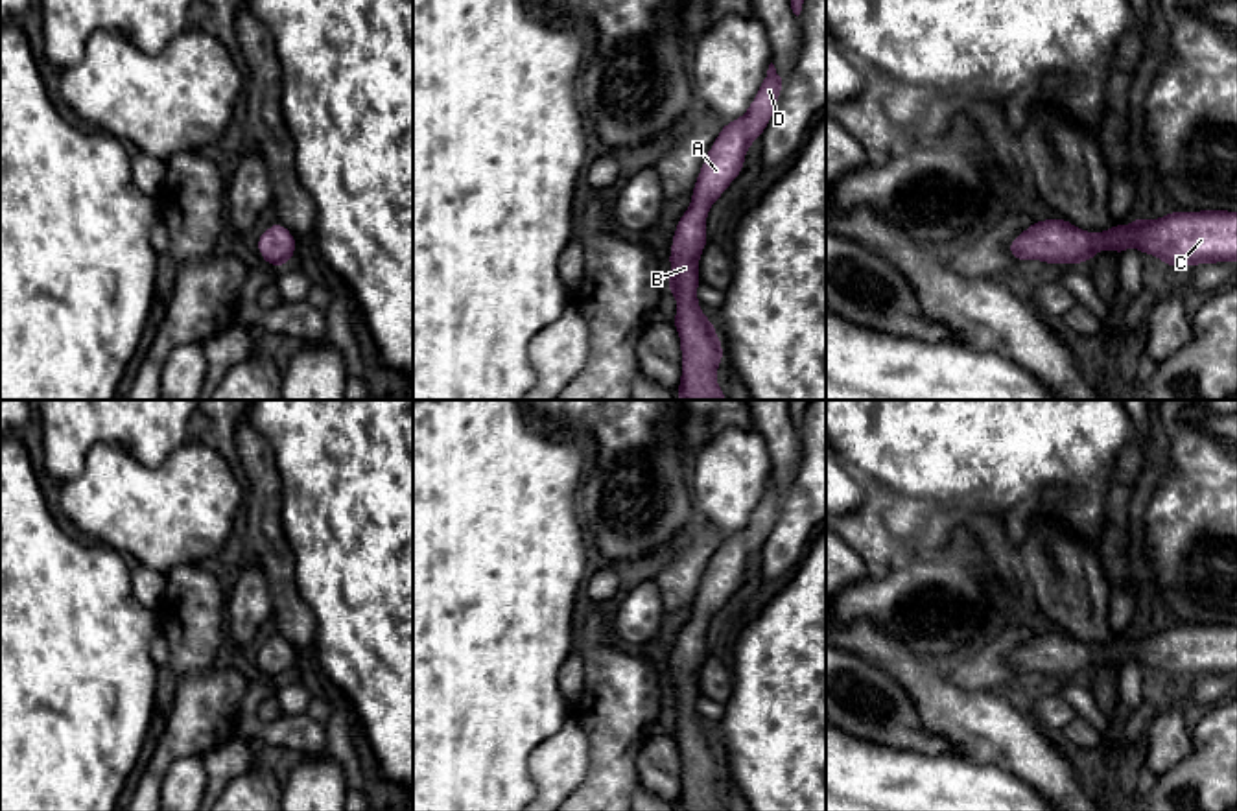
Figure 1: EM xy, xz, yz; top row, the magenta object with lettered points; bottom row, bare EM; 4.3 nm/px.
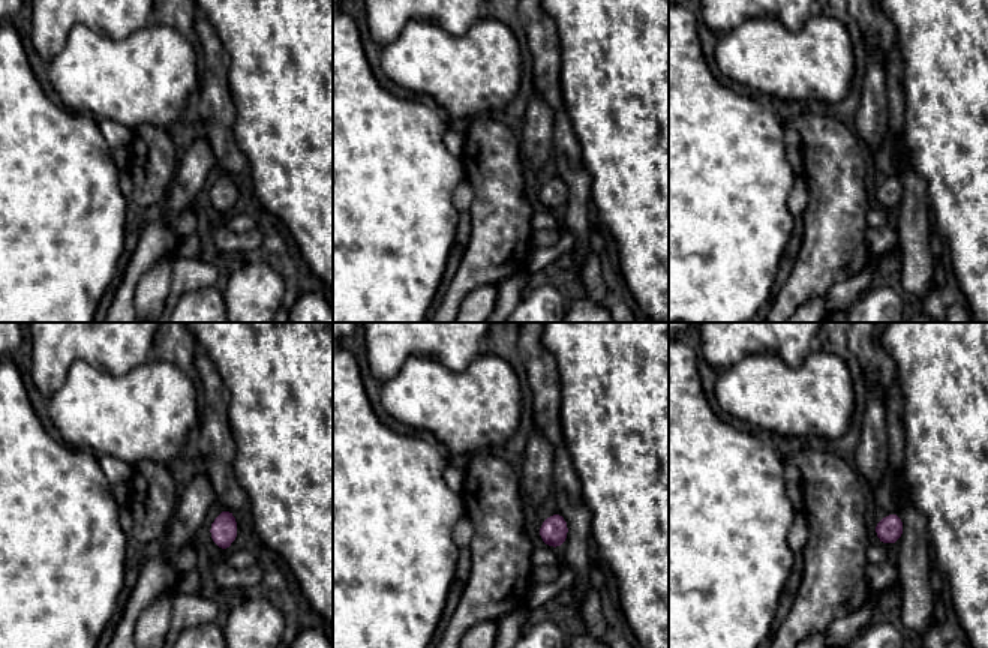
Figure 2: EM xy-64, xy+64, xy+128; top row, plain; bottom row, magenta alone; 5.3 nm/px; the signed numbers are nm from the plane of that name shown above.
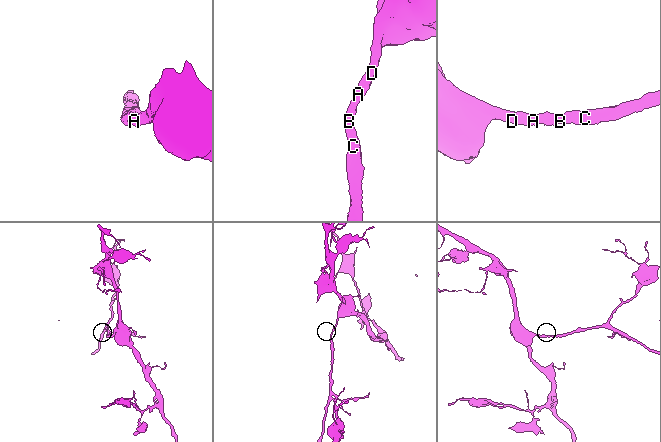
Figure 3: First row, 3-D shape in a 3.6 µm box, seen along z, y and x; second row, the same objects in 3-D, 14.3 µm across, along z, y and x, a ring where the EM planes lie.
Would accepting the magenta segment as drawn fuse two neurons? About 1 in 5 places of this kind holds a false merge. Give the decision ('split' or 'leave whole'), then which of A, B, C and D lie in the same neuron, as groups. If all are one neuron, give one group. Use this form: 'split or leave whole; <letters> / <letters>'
leave whole; A B C D

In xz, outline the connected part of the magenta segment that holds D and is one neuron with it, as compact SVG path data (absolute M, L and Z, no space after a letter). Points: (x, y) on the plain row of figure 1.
M769 477L767 488L748 523L721 540L691 605L689 621L680 629L669 664L671 689L667 702L677 711L673 737L680 750L682 787L678 811L726 811L717 798L717 778L725 772L713 734L706 732L697 713L699 671L708 656L706 630L712 617L745 582L745 568L760 551L776 522L785 492Z

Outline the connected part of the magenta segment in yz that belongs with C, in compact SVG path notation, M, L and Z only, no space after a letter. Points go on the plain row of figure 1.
M1200 623L1180 625L1145 634L1137 629L1126 640L1112 638L1106 645L1084 645L1064 630L1034 634L1010 656L1010 667L1021 673L1086 676L1104 662L1119 669L1136 660L1171 680L1237 675L1237 625Z

